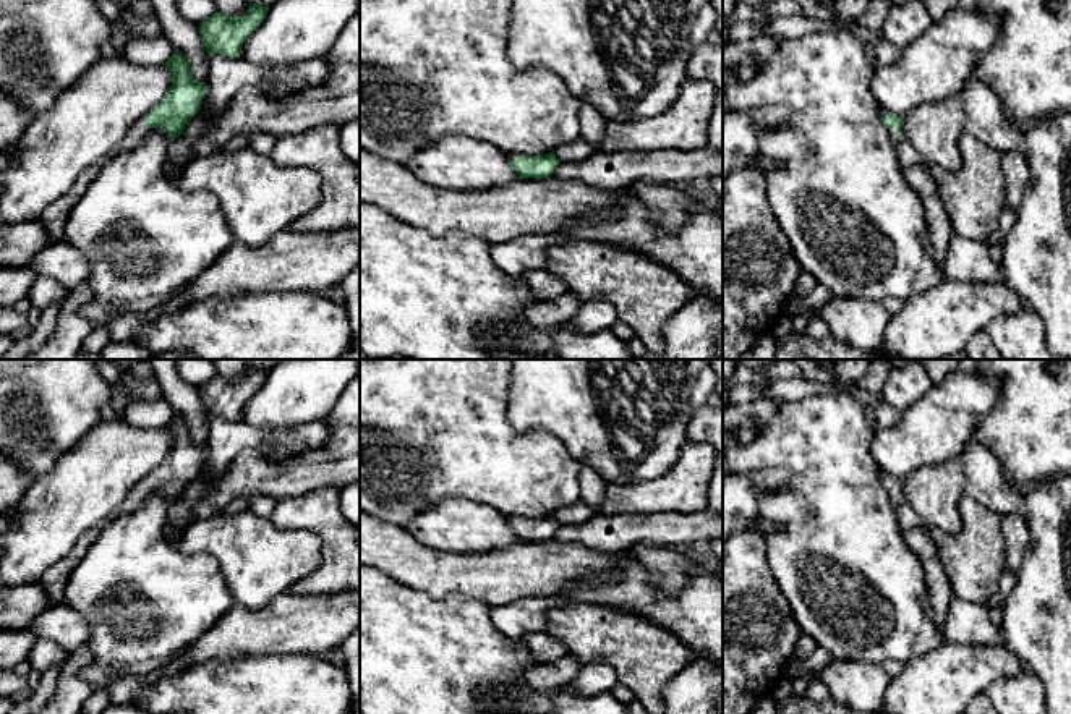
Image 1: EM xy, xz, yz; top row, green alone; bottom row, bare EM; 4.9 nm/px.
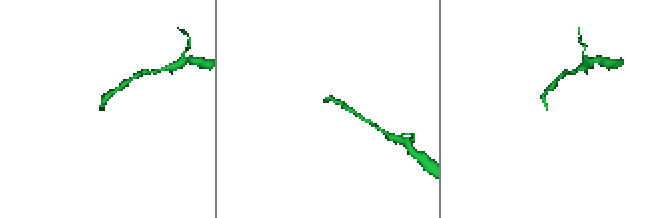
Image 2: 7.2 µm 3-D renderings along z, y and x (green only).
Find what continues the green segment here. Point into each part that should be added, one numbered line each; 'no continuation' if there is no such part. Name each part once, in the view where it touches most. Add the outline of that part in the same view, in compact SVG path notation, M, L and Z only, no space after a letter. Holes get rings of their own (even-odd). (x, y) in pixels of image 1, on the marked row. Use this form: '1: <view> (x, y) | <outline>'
1: yz (906, 154) | M886 130L894 146L896 157L902 167L911 167L924 162L919 152L914 149L914 146L906 139L902 130Z

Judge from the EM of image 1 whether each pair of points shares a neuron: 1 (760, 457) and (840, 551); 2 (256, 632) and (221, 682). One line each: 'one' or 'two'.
1: one
2: two

